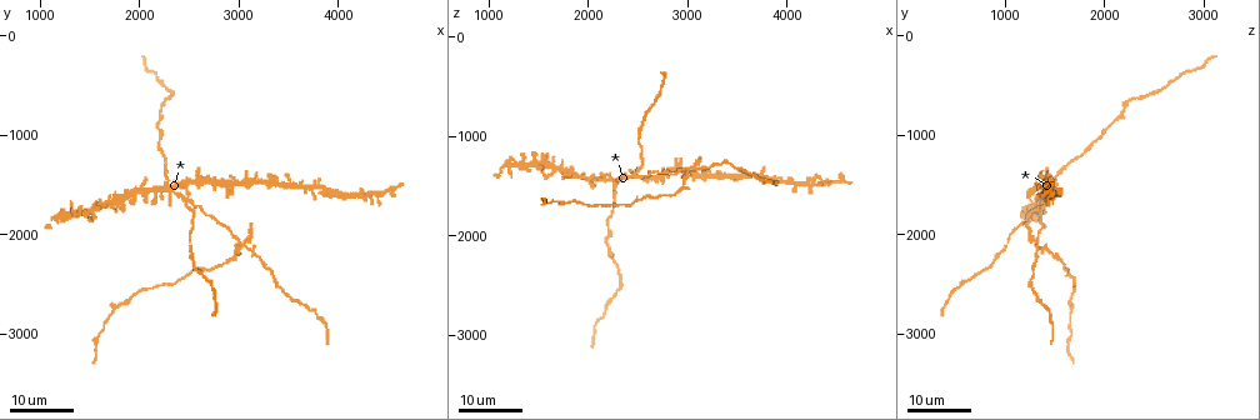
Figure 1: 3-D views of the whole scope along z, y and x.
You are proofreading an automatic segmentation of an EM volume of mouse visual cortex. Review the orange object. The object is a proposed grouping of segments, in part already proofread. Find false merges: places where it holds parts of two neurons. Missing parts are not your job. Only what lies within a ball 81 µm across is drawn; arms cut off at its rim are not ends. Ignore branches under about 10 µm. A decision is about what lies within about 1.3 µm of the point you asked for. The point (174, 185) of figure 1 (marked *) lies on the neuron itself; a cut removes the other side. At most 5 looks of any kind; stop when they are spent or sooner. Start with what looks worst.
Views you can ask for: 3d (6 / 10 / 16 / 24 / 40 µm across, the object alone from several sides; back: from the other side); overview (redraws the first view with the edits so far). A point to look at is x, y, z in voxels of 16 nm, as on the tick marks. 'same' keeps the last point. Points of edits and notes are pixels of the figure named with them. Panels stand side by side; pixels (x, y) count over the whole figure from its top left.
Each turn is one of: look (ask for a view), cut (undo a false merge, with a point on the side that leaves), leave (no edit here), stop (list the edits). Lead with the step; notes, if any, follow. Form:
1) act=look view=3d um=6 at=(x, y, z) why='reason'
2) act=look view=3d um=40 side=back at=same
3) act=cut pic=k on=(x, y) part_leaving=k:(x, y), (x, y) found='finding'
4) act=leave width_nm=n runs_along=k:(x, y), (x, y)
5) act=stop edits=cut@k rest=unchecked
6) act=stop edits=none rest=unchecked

act=look view=3d um=24 at=(2460, 1700, 1360) why='three-way junction'

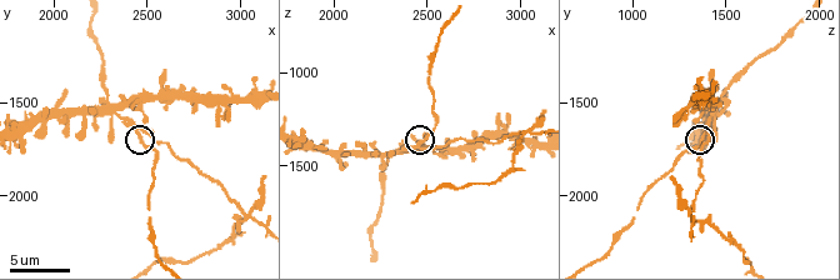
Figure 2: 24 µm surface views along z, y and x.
act=look view=3d um=6 at=(2460, 1660, 1380) why='closer look'

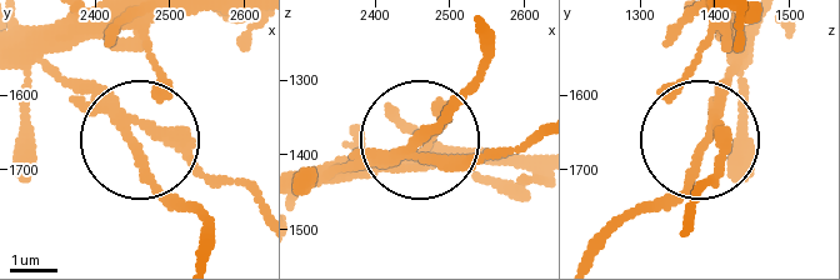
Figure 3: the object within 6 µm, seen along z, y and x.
act=look view=3d um=6 side=back at=(2460, 1685, 1380) why='other side'

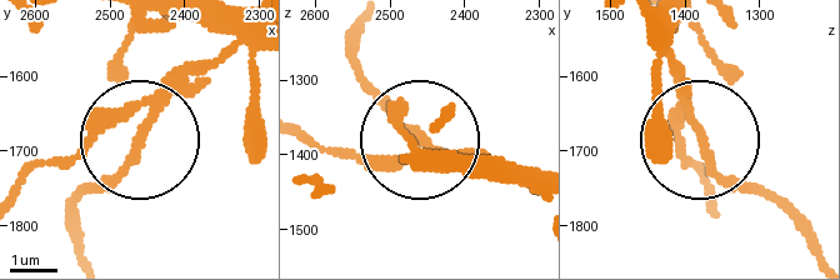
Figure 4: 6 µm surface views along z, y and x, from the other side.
act=cut pic=4 on=(84, 156) arms=3 found='a second neuron is stuck on'

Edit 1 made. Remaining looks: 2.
act=look view=3d um=16 at=(2260, 1540, 1480)

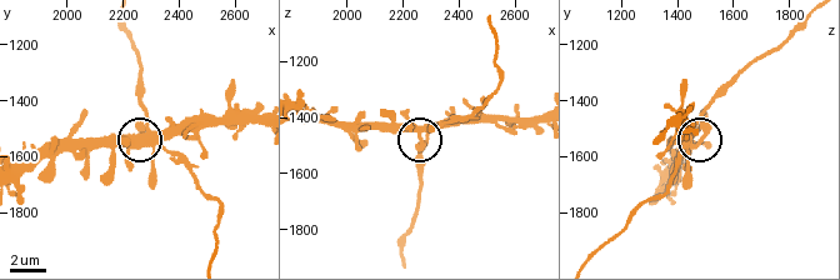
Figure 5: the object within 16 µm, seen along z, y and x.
act=leave found='one neuron here'

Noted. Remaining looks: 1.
act=stop edits=cut@4 rest=unchecked

